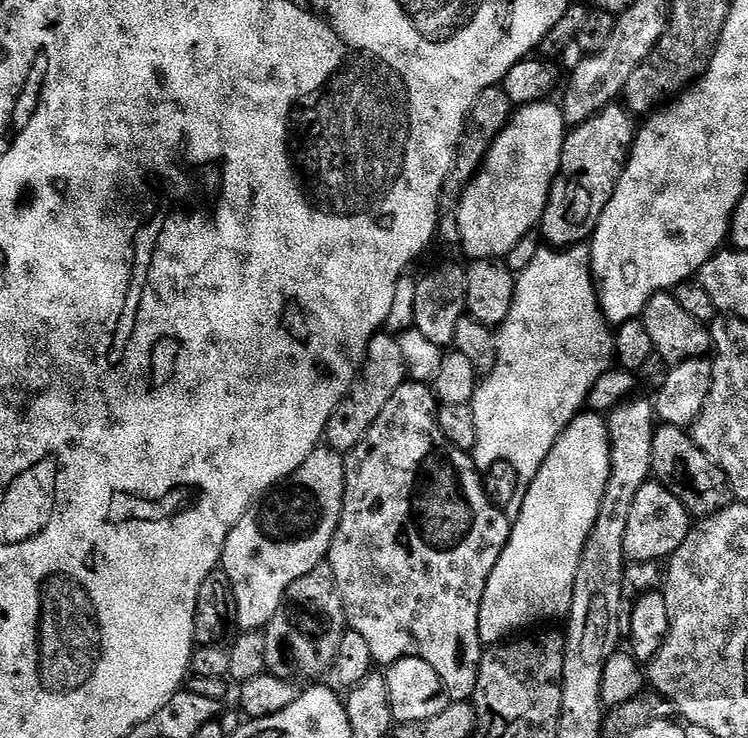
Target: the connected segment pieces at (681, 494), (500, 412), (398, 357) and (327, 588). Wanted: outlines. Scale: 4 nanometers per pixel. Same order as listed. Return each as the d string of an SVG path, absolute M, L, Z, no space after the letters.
M661 423L654 434L652 476L671 488L689 516L703 518L721 512L730 502L728 479L722 469L699 448L683 428Z
M587 243L575 244L573 248L561 248L559 250L551 246L542 246L538 254L534 254L534 262L526 266L524 272L519 273L516 282L514 302L510 306L510 314L503 324L499 325L497 335L497 364L491 373L485 375L476 385L476 393L472 395L472 413L474 414L474 426L476 427L476 447L474 459L477 469L487 470L494 464L501 462L509 464L518 474L518 482L521 486L531 484L536 472L546 462L554 442L559 438L566 426L587 405L591 388L598 382L598 378L604 372L611 369L614 364L614 332L607 320L604 319L604 311L600 309L600 297L596 294L596 281L592 278L592 254Z
M381 330L370 338L368 343L368 355L353 384L342 398L342 402L330 414L330 422L324 431L323 443L333 452L346 454L366 438L370 426L386 410L386 402L394 398L394 394L409 379L408 367L402 358L402 346L399 339L387 330Z
M325 562L314 570L310 570L310 574L302 574L302 578L294 581L282 598L282 606L278 606L274 618L270 618L270 622L264 625L262 631L266 642L267 675L293 682L301 682L300 680L316 682L319 681L316 680L319 676L327 677L346 631L344 607L342 606L342 598L338 594L338 586L332 567Z

